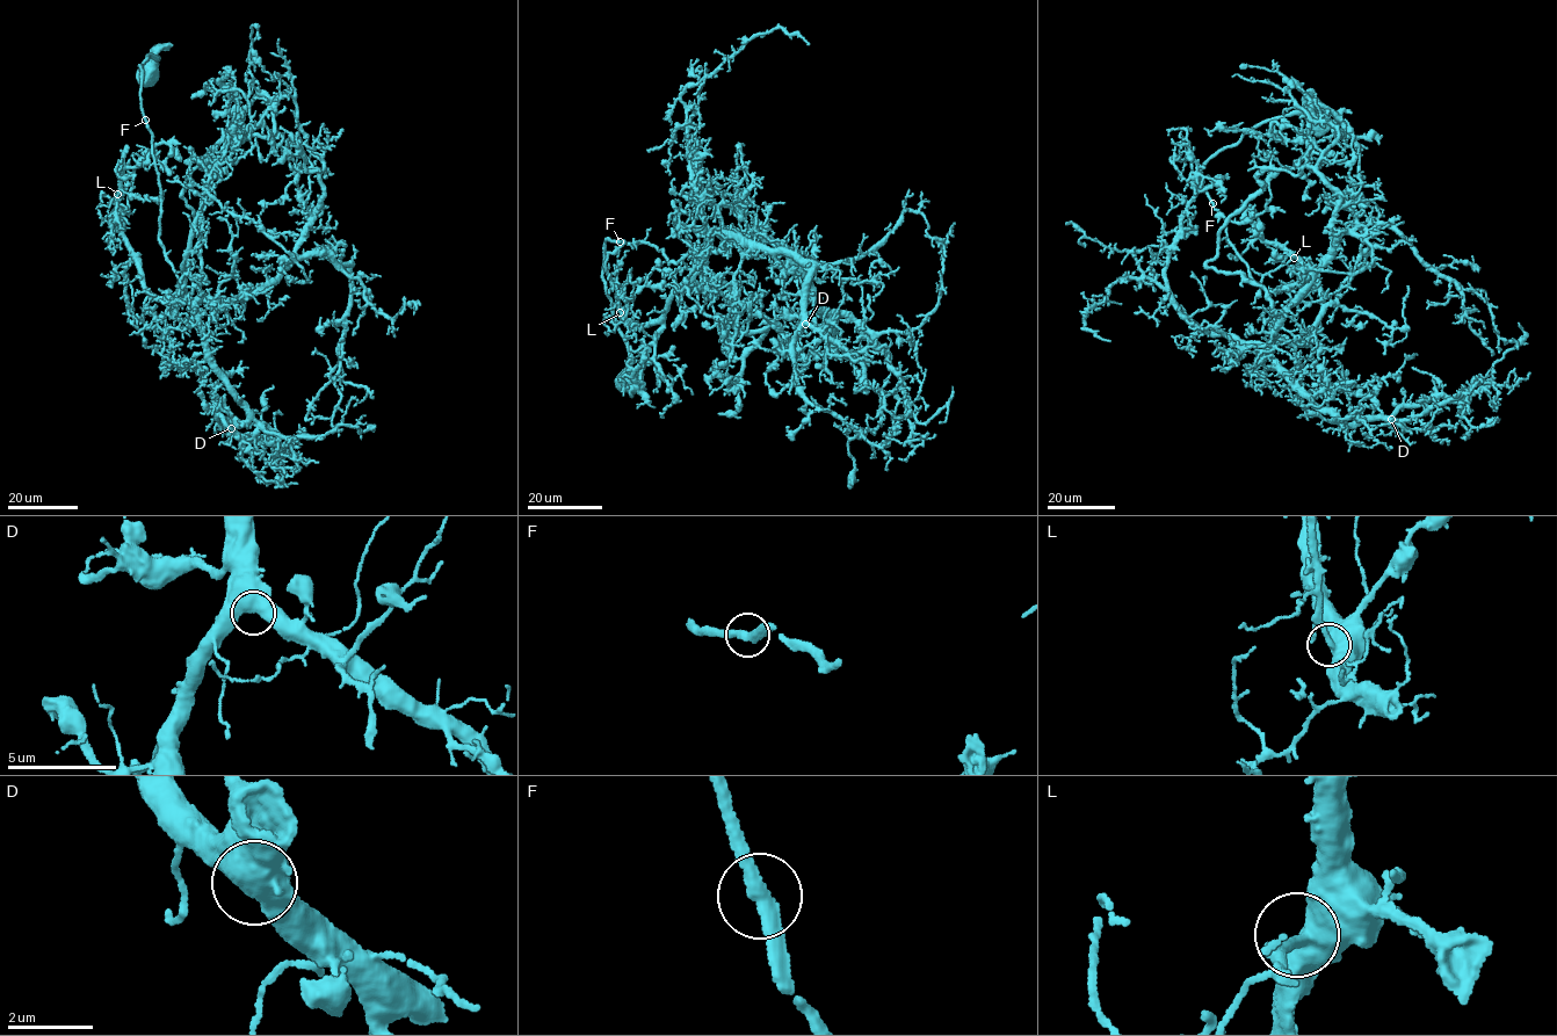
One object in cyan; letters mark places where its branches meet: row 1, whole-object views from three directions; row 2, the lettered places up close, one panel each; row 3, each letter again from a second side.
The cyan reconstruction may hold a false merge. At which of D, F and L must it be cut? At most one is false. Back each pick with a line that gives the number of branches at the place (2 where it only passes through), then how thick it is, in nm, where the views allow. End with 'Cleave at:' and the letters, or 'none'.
Cleave at: none

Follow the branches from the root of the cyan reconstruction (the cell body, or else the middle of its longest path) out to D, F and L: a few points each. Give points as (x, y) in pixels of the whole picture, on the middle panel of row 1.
D: (624, 382), (607, 237), (653, 245), (670, 263), (718, 232), (777, 248), (812, 268), (805, 324)
F: (624, 382), (620, 385), (629, 348), (615, 320), (602, 276), (606, 239), (620, 241)
L: (624, 382), (606, 239), (653, 245), (670, 263), (704, 252), (658, 320), (634, 326), (620, 312)

